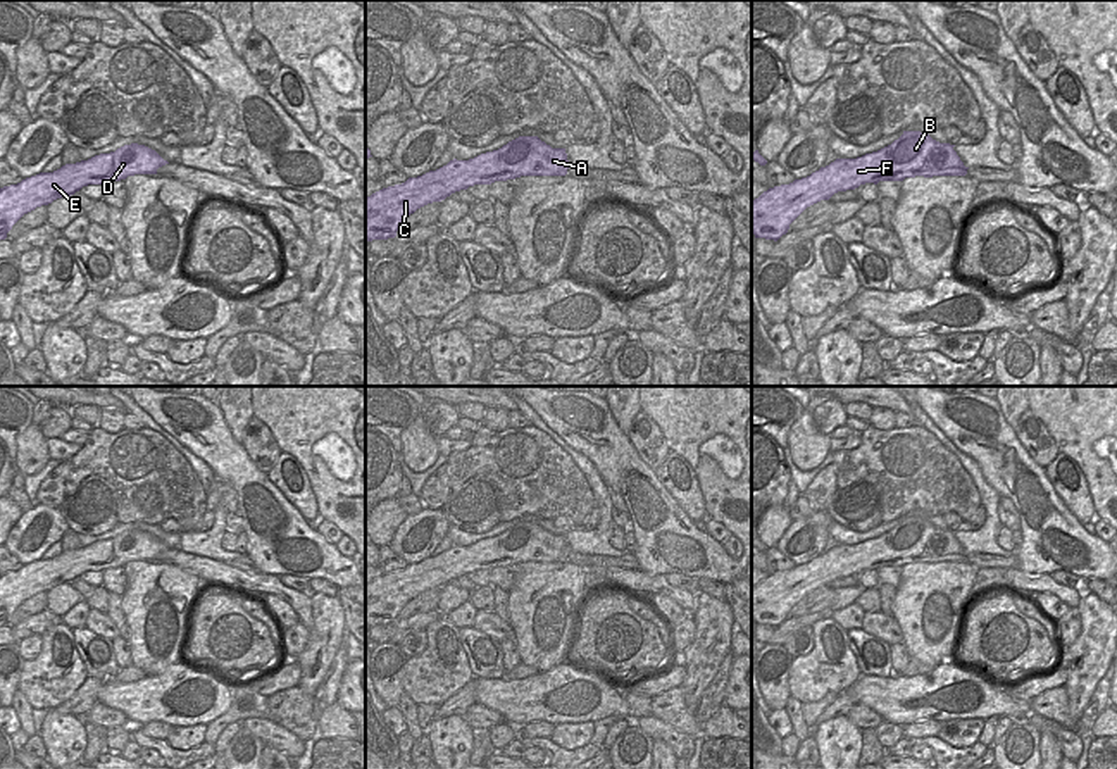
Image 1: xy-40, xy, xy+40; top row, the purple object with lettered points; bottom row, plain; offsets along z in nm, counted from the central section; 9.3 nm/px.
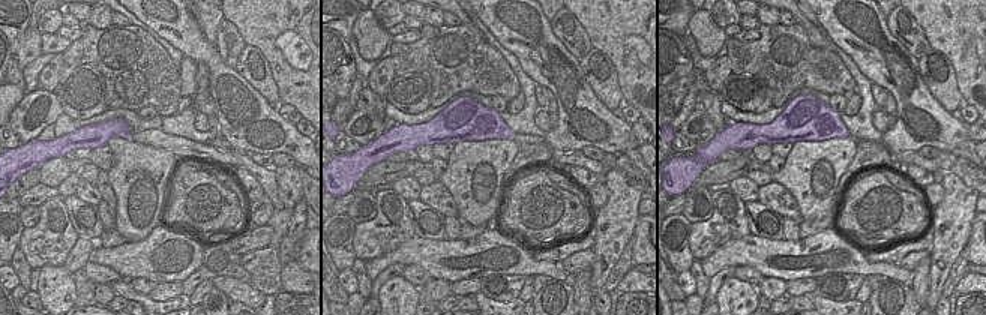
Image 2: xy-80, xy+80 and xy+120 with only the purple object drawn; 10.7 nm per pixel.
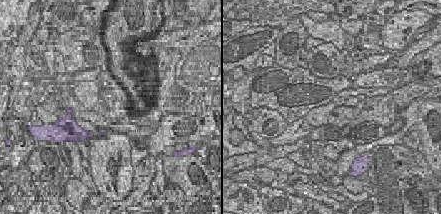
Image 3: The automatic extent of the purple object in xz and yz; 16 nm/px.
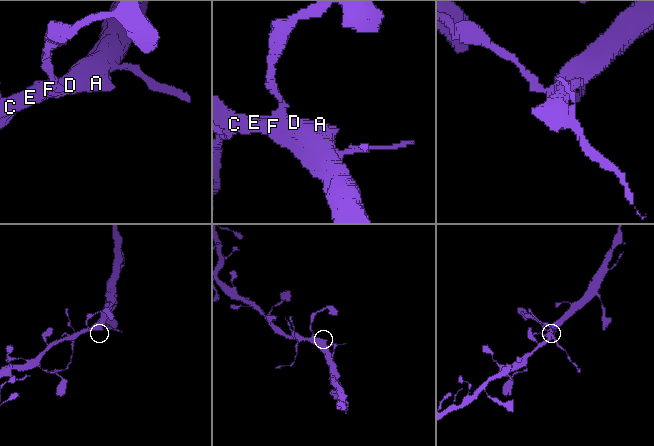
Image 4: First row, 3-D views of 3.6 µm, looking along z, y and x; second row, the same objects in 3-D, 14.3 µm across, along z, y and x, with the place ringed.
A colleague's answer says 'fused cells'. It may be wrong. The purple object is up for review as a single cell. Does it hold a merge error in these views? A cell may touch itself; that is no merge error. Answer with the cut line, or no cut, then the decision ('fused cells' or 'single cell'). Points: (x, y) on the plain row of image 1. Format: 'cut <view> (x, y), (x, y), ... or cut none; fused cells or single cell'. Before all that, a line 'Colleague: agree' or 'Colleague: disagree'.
Colleague: disagree
cut none; single cell

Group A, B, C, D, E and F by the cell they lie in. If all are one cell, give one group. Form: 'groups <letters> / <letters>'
groups A B C D E F

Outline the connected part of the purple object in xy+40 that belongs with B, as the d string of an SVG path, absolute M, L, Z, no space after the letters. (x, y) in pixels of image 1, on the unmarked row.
M903 517L898 526L877 538L836 545L807 564L769 574L752 586L752 619L755 624L777 628L807 593L865 569L965 562L969 553L953 533L920 517Z

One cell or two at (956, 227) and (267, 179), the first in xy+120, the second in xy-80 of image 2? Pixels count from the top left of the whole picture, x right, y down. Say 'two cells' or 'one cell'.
two cells

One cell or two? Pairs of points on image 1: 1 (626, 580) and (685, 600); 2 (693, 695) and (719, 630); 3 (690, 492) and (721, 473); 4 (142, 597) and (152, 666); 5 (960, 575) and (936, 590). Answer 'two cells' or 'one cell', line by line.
1: one cell
2: one cell
3: two cells
4: one cell
5: one cell

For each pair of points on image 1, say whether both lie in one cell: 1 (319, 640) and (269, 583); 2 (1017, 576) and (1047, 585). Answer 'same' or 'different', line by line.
1: different
2: same

